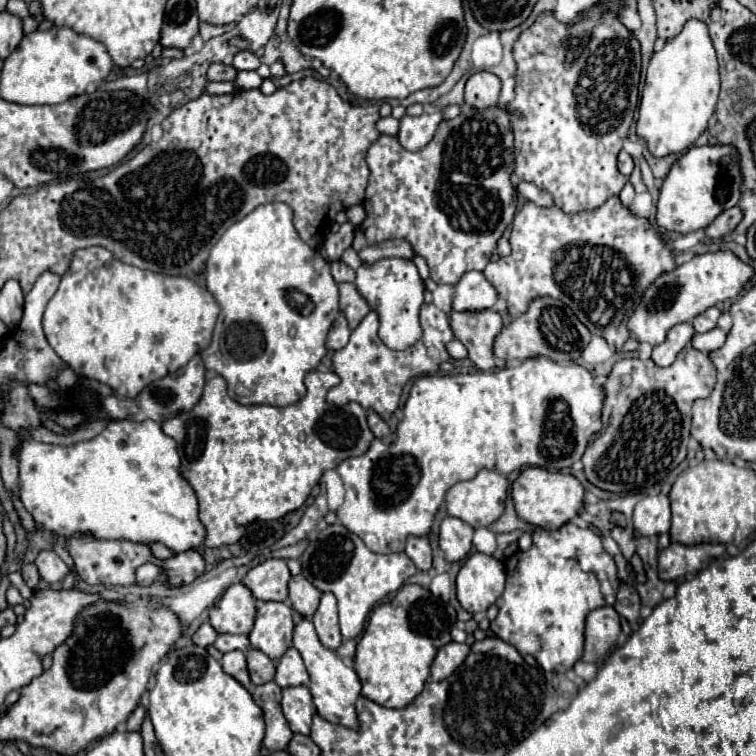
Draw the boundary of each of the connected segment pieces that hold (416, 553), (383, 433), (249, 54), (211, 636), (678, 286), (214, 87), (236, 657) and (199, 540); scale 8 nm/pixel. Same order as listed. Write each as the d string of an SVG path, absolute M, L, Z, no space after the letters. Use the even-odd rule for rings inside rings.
M409 537L405 553L417 565L417 569L421 569L421 571L431 569L431 559L433 557L431 557L431 545L429 545L427 537Z
M369 411L369 429L373 431L373 435L377 439L389 439L391 437L389 425L377 413L373 413L373 411Z
M239 51L233 59L233 67L243 71L243 69L257 69L261 65L261 59L253 51Z
M203 623L203 625L195 631L195 635L193 635L191 639L193 639L193 643L199 645L199 647L209 647L209 645L213 645L213 641L217 639L217 631L211 627L211 623Z
M733 251L695 255L689 263L683 263L673 273L663 273L657 281L653 281L653 285L649 285L627 327L631 335L637 337L641 343L647 341L651 345L659 345L661 341L665 341L673 325L693 321L693 317L697 317L705 309L725 299L737 297L753 275L755 269L749 263L741 261Z
M219 81L219 83L209 83L207 85L207 91L209 93L213 93L213 95L223 95L223 93L235 93L237 91L237 87L235 87L235 83L231 83L231 81Z
M229 651L223 655L221 659L223 671L229 673L231 677L235 677L245 689L251 687L251 679L249 679L249 671L247 671L247 663L245 663L245 655L243 651Z
M109 421L97 437L75 445L47 445L27 439L19 453L19 485L23 507L33 515L35 523L61 537L89 531L101 539L161 541L173 553L199 549L207 537L207 529L197 517L197 497L179 473L175 441L155 421Z

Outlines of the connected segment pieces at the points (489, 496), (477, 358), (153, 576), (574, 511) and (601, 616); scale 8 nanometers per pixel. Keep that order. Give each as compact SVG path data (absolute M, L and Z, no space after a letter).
M483 469L469 481L455 483L445 495L447 513L463 519L471 527L489 527L503 513L507 497L507 477Z
M493 309L483 311L455 311L449 313L451 329L455 337L467 347L469 359L483 371L493 369L493 339L501 331L501 315Z
M145 563L145 565L141 565L141 567L137 569L137 583L147 587L147 585L151 585L153 581L157 581L159 575L161 575L161 569L159 569L157 565Z
M527 467L525 471L519 473L515 483L511 485L511 497L517 515L527 523L545 529L559 529L563 523L579 515L583 505L583 493L585 493L583 485L573 475L553 473L541 467Z
M599 607L587 615L585 621L585 661L597 661L601 653L607 653L621 631L621 617L615 607Z

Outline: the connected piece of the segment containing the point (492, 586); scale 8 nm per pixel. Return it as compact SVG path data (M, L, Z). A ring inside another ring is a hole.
M475 551L457 573L457 599L469 613L487 611L505 587L505 567L497 557Z

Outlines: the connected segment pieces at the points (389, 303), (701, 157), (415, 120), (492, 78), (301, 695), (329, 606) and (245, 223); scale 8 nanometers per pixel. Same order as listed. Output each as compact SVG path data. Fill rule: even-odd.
M389 257L381 259L373 265L361 265L357 269L355 285L359 293L367 299L373 311L379 313L379 337L389 349L407 349L421 337L421 325L419 325L419 309L423 305L423 279L419 277L419 271L413 261Z
M693 145L663 179L657 203L657 225L677 233L703 229L719 213L737 205L741 199L741 183L741 155L735 145Z
M441 111L435 113L423 113L419 117L409 117L405 115L401 119L401 127L397 133L399 143L407 149L407 151L417 151L423 149L431 139L433 133L437 129L437 125L441 123Z
M481 71L469 77L465 85L465 103L475 109L487 109L499 99L501 81L497 75Z
M285 687L281 707L293 733L309 735L313 719L313 699L307 687Z
M323 593L321 603L315 611L315 615L311 617L315 631L321 639L321 643L327 649L337 649L343 643L343 637L339 633L339 621L337 621L337 599L333 597L333 593Z
M267 203L267 205L259 205L255 211L251 211L247 217L235 221L225 233L223 237L215 243L215 247L211 249L211 255L207 259L207 267L205 267L205 277L207 277L207 289L209 293L215 297L215 301L219 303L221 307L221 315L217 319L217 325L215 325L215 333L213 333L213 343L201 353L203 361L205 361L205 367L215 367L217 373L221 377L225 377L227 385L229 385L229 395L233 397L235 393L235 401L241 403L241 405L291 405L295 401L299 401L307 389L305 389L305 375L309 371L313 371L319 361L323 359L323 355L327 353L327 333L339 313L339 289L337 289L337 283L333 281L331 273L329 273L329 263L325 259L321 259L317 255L317 251L313 251L309 245L305 245L305 241L301 241L299 233L295 231L293 227L293 211L289 209L289 205L285 203Z

